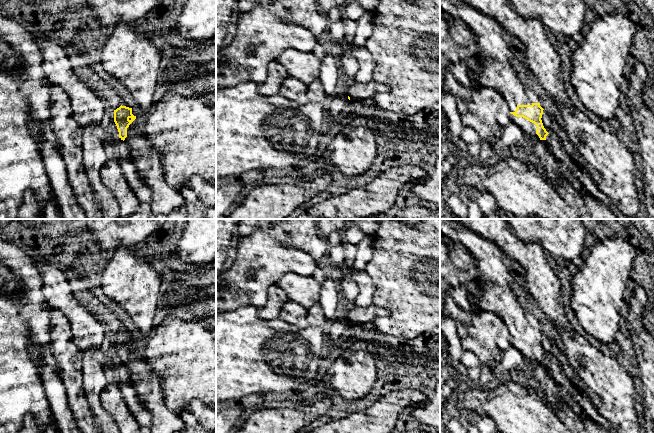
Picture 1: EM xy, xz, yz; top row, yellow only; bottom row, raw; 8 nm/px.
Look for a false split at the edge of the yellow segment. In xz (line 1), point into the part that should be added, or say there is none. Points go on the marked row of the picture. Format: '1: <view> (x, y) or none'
1: none

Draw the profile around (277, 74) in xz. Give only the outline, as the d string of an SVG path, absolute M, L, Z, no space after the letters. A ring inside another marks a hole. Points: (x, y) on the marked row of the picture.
M277 61L269 63L267 79L264 83L258 85L258 93L262 96L279 94L280 88L288 76L286 69Z

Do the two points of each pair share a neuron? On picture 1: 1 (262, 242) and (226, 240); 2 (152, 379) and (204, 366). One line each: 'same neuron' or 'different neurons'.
1: different neurons
2: different neurons

